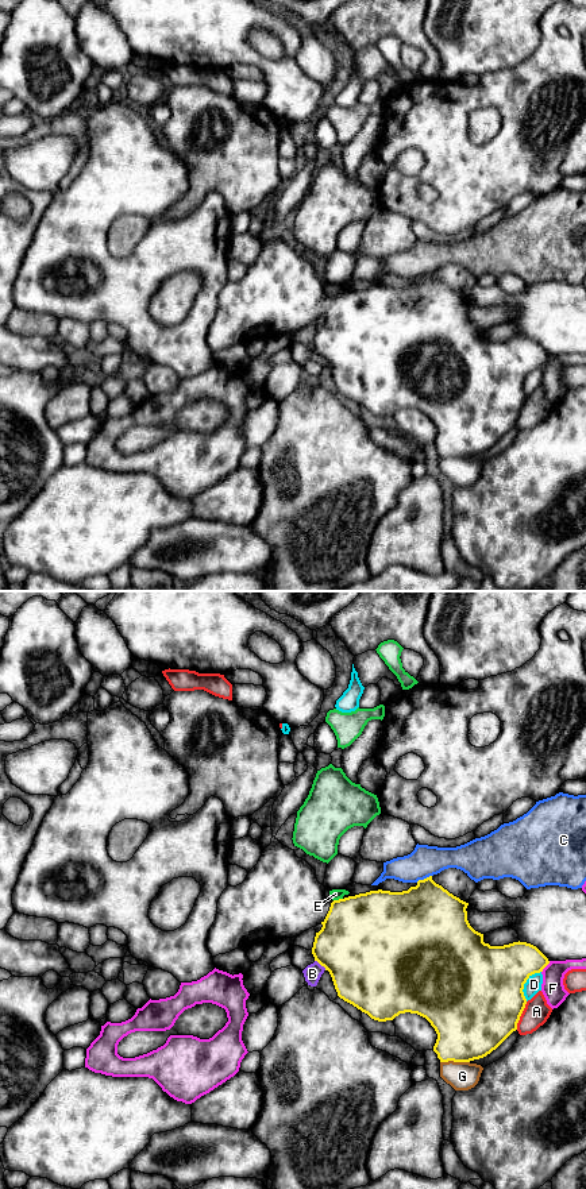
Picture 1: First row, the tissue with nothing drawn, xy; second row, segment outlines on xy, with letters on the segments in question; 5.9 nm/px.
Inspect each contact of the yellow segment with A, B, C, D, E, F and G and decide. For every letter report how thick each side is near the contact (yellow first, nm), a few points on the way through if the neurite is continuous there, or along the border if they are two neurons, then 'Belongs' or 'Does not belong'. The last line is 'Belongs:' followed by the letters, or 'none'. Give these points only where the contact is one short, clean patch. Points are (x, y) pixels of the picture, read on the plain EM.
A: Thickness 500 nm (yellow) against 150 nm. Does not belong
B: Thickness 460 nm (yellow) against 110 nm. Path across: xy (357, 339), (336, 343), (320, 359), (312, 369). Belongs
C: Thickness 440 nm (yellow) against 190 nm. Does not belong
D: Thickness 480 nm (yellow) against 100 nm. Does not belong
E: Thickness 480 nm (yellow) against 60 nm. Boundary: xy (342, 293), (334, 296). Does not belong
F: Thickness 280 nm (yellow) against 140 nm. Does not belong
G: Thickness 420 nm (yellow) against 180 nm. Does not belong
Belongs: B

